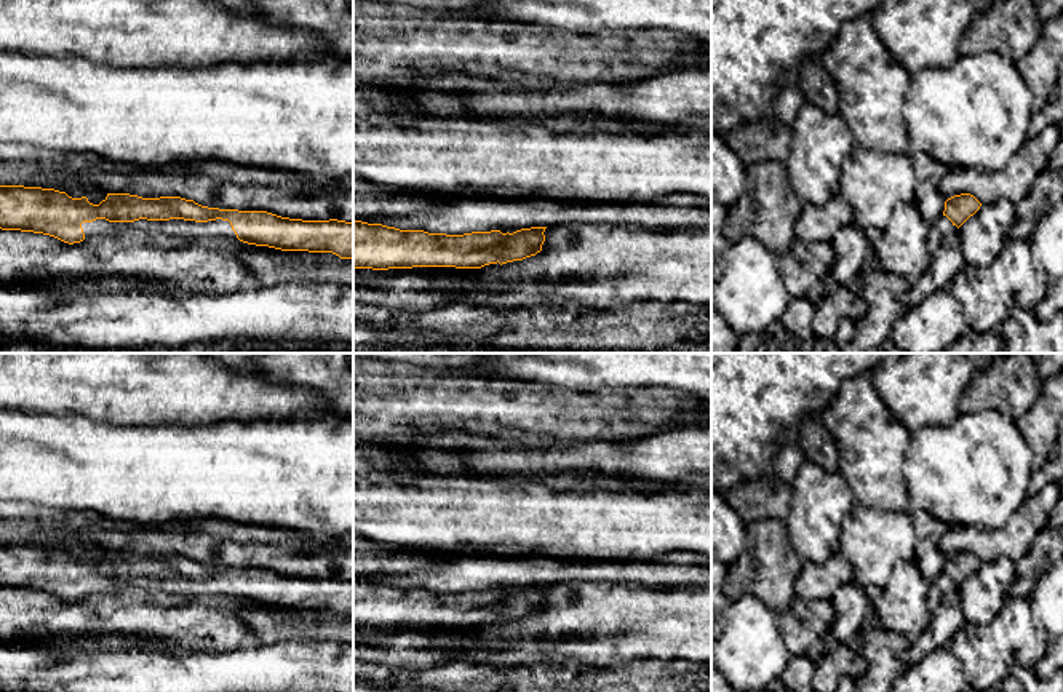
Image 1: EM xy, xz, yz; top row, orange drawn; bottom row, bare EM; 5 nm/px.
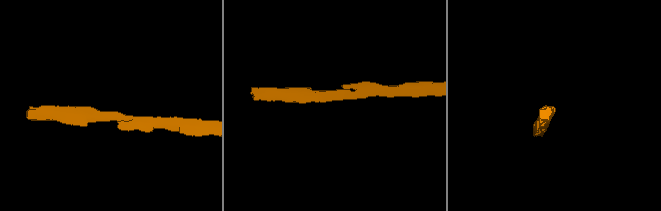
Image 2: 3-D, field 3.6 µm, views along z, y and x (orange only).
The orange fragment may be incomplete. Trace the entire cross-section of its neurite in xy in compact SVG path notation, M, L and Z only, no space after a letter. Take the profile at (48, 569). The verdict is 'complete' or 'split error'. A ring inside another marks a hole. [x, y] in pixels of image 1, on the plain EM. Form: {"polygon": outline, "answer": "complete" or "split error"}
{"polygon": "M0 543L0 587L43 591L69 603L90 595L118 593L128 587L136 587L150 593L161 593L166 598L235 596L248 603L281 609L332 610L340 617L353 617L353 580L337 577L302 579L267 569L208 566L181 555L142 556L129 551L107 551L99 563L93 563L86 555L72 556L54 547Z", "answer": "split error"}

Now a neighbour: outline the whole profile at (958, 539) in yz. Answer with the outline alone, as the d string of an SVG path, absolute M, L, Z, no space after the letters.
M1047 484L1028 497L1001 529L983 531L973 526L954 526L940 539L942 553L970 551L980 561L1010 558L1020 561L1033 547L1036 535L1049 526L1049 518L1060 499L1060 486Z

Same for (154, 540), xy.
M83 527L78 537L90 539L109 551L142 556L181 555L208 566L267 569L302 579L353 580L353 539L350 537L334 547L320 547L313 551L302 551L296 543L238 543L209 534L161 527L147 527L136 534L110 527Z

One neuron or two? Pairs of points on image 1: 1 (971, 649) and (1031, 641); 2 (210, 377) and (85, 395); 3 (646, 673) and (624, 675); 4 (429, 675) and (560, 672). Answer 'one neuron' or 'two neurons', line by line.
1: one neuron
2: one neuron
3: one neuron
4: one neuron

